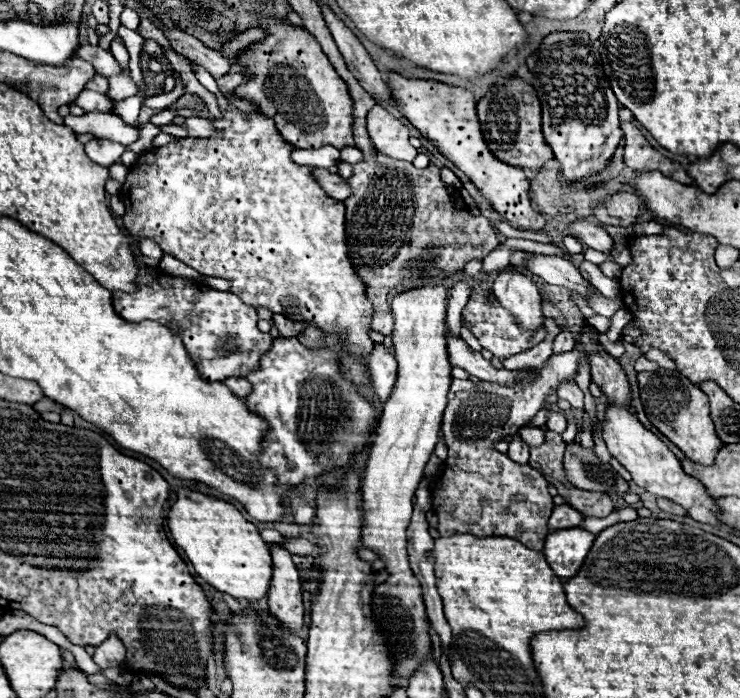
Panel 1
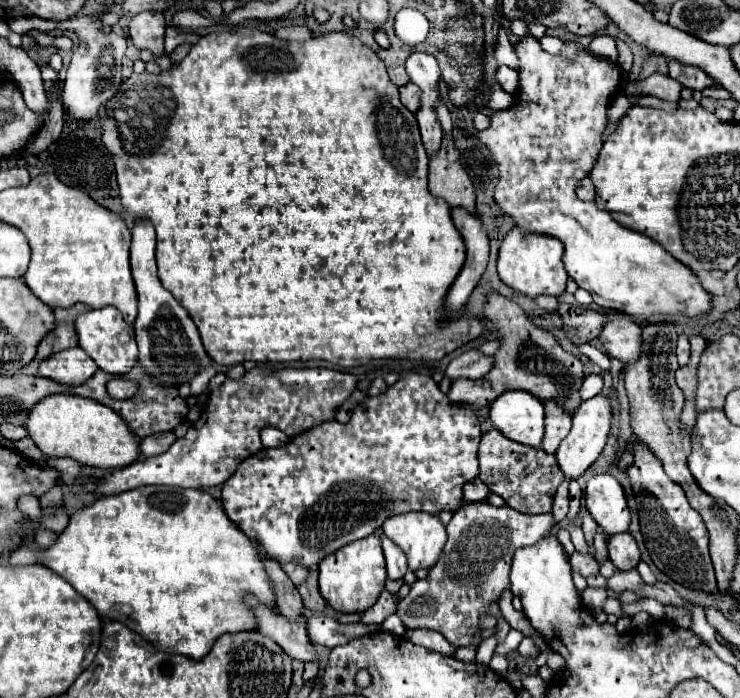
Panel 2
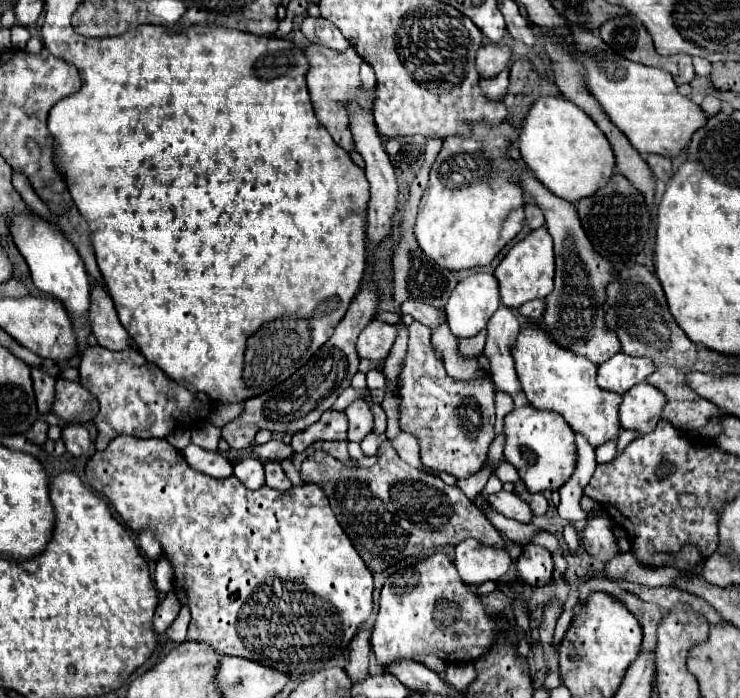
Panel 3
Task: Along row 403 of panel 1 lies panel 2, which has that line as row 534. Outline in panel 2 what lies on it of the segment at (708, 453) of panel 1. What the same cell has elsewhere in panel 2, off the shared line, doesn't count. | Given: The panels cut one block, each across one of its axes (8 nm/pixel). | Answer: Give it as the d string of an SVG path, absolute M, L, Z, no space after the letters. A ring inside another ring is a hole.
M632 436L632 450L634 450L634 464L626 468L626 474L632 482L638 520L640 520L644 544L650 552L652 562L656 564L658 570L662 570L666 576L670 576L674 582L686 588L716 592L718 586L716 586L714 568L708 556L708 530L702 518L696 514L694 508L688 506L684 490L664 474L662 462L658 462L658 456L634 436ZM694 544L698 544L698 548Z

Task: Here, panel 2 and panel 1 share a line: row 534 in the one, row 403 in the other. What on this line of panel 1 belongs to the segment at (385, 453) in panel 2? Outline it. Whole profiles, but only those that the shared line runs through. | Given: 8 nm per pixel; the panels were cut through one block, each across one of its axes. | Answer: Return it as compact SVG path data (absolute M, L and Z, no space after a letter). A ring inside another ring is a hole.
M326 334L324 350L310 350L296 338L276 338L272 348L262 356L260 370L248 374L252 394L246 398L246 406L270 424L260 462L276 472L280 486L300 486L306 478L320 476L332 468L344 468L352 462L352 454L370 442L378 418L372 404L342 376L338 368L338 354L342 348L342 342L332 334Z

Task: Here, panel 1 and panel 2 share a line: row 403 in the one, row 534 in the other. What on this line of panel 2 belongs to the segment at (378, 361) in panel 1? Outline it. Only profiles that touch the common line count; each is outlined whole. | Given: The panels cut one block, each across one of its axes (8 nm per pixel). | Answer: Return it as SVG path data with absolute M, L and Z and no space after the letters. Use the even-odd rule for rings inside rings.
M382 534L382 548L384 548L384 556L386 556L386 570L388 570L388 578L402 578L408 570L408 564L406 564L406 556L404 552L394 544L390 542L390 538L386 538L386 534Z

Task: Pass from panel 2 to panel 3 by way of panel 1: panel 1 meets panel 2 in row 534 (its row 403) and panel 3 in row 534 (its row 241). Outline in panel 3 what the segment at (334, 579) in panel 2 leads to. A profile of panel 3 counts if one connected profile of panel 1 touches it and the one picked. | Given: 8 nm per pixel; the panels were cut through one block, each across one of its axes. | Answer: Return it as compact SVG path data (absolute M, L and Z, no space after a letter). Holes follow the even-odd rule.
M118 436L108 444L106 450L96 452L86 464L86 478L88 478L88 484L96 492L108 498L108 502L114 506L118 516L126 522L126 526L130 526L134 534L142 534L150 530L162 544L162 554L172 564L172 570L174 570L176 596L182 606L190 608L190 614L192 614L188 636L186 636L186 640L190 642L204 642L204 644L210 644L218 654L244 656L248 660L260 662L284 674L300 676L306 672L316 672L332 664L334 658L342 656L350 644L350 638L354 638L354 634L372 614L372 574L366 568L366 564L358 558L358 552L354 550L352 542L346 538L342 526L338 524L334 516L326 494L318 486L310 486L310 484L292 486L286 492L278 492L268 486L262 486L258 490L248 490L234 476L224 478L224 480L214 480L202 472L192 470L182 458L182 452L176 450L172 444L168 444L168 440L154 440L154 438L142 440L136 436Z

